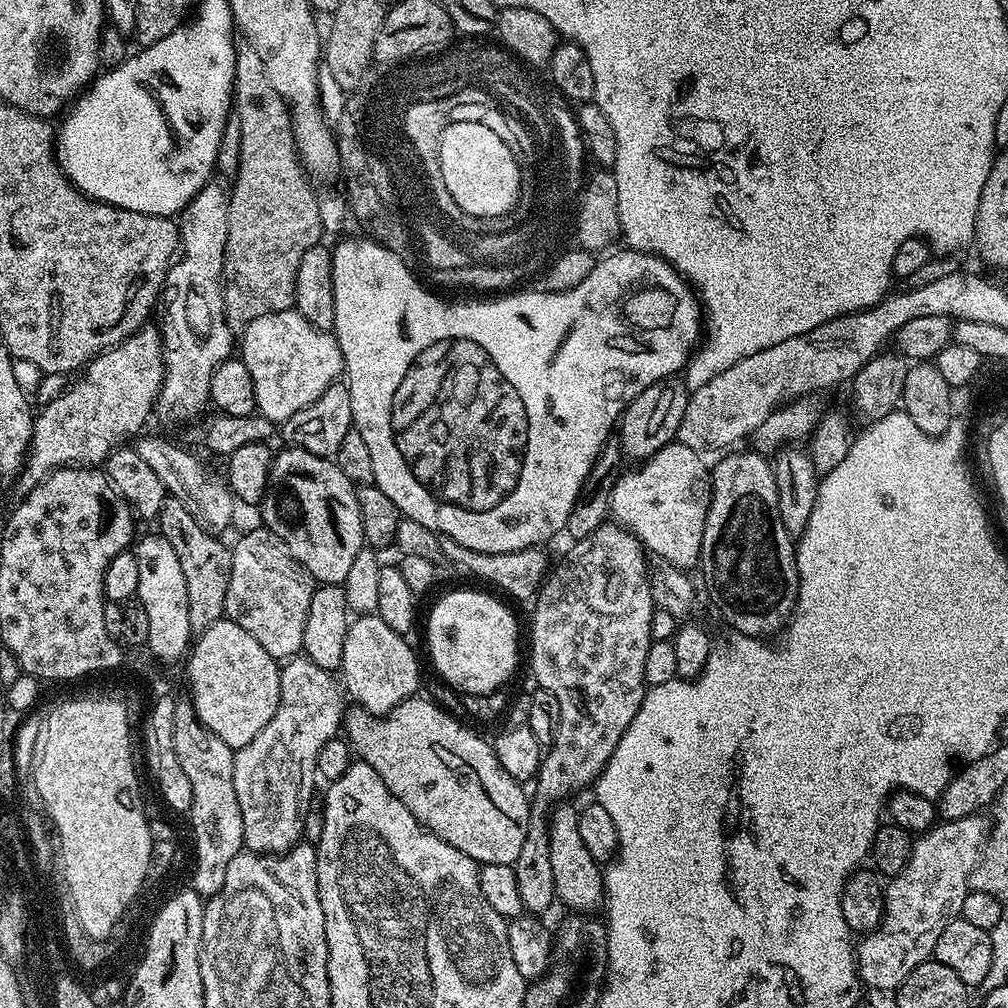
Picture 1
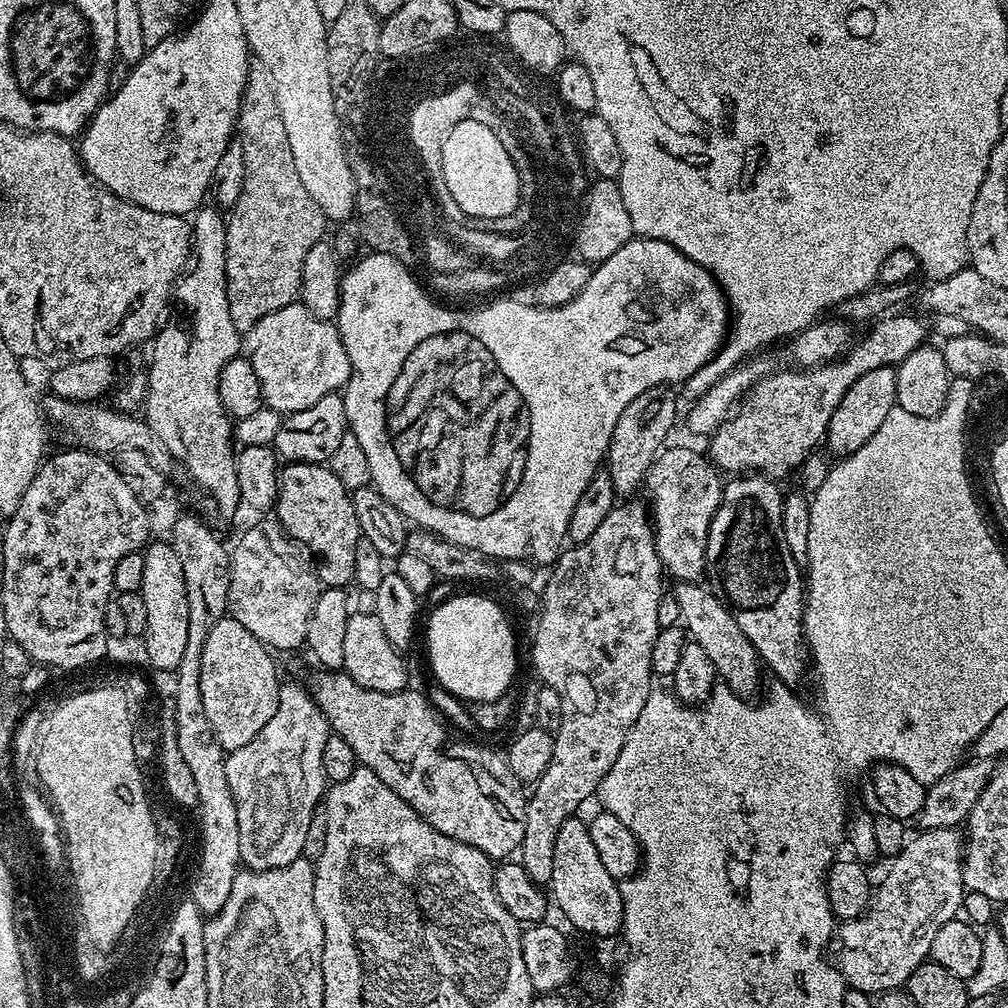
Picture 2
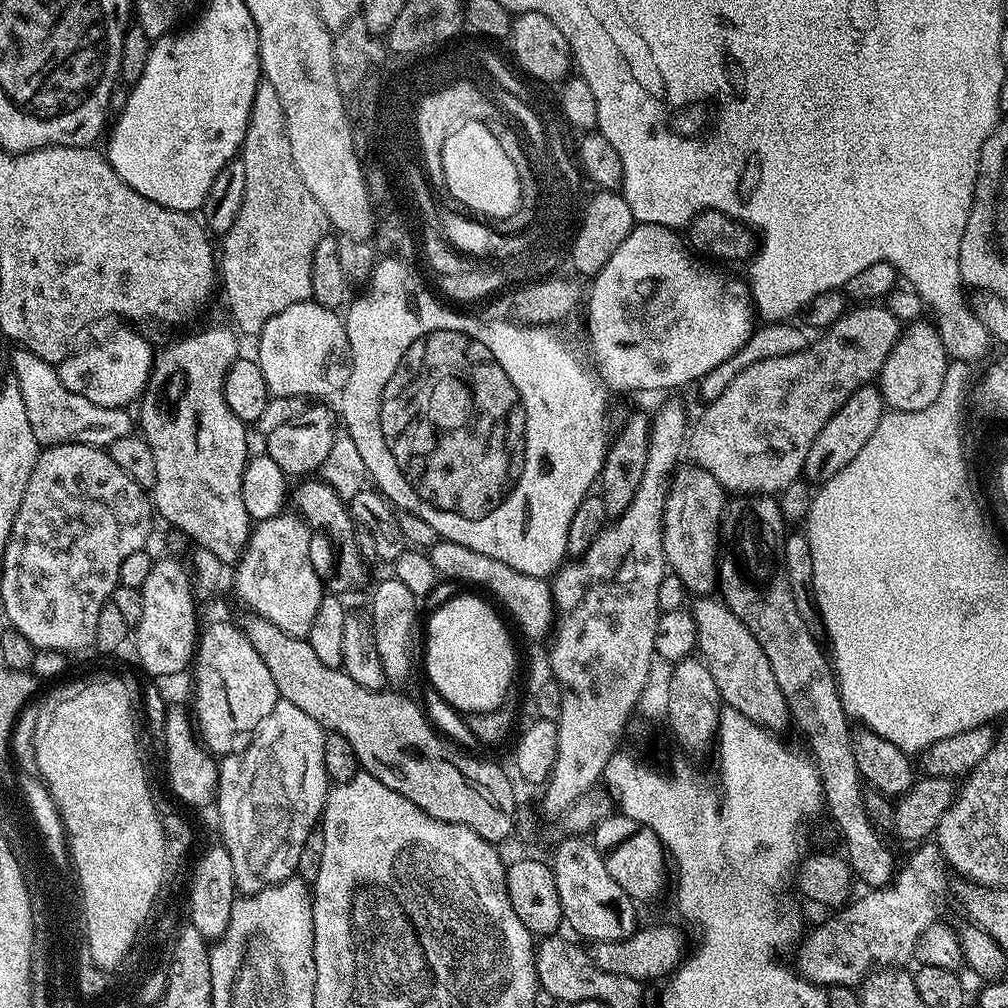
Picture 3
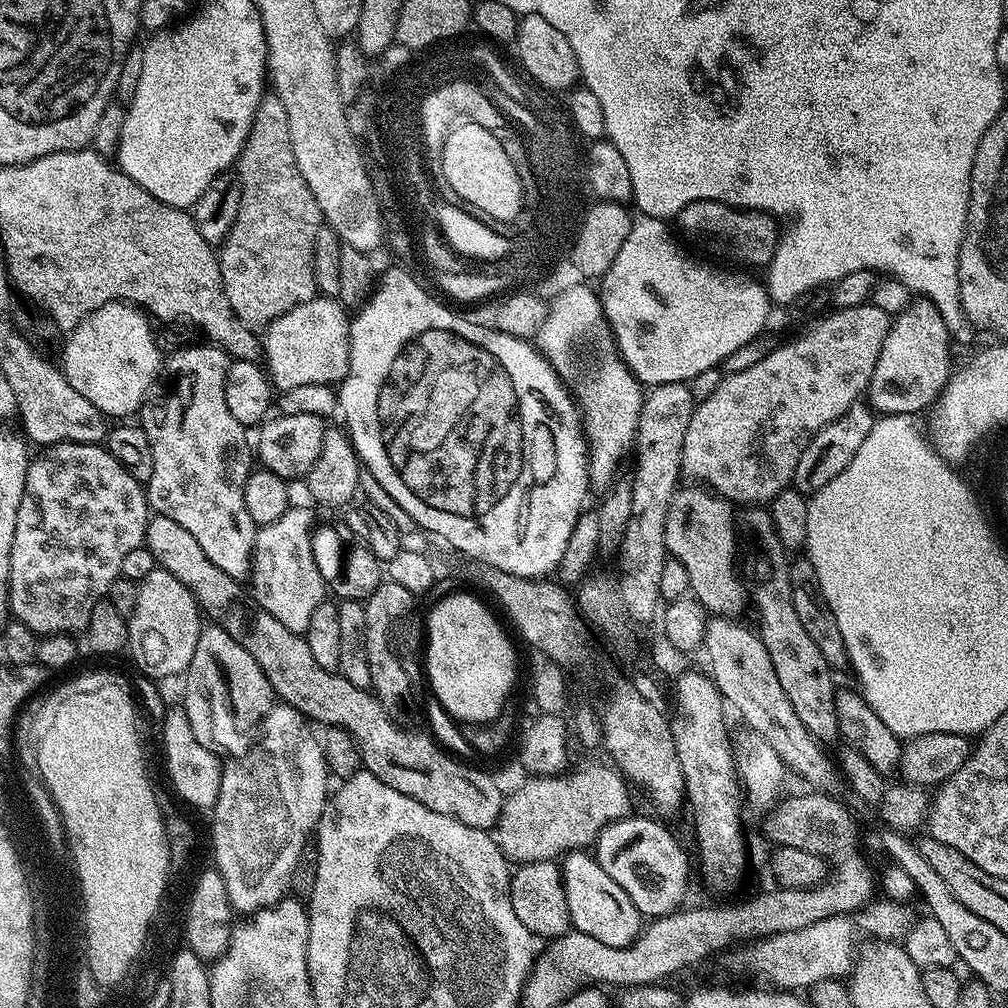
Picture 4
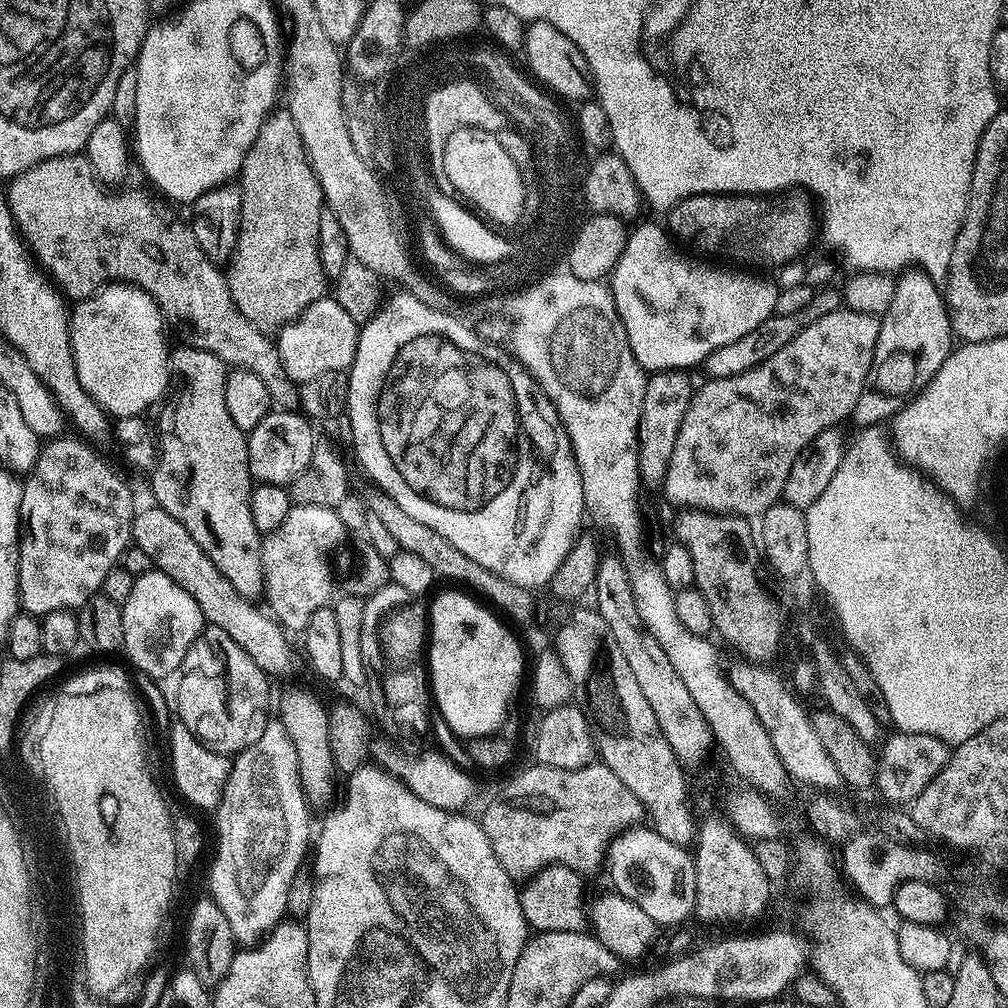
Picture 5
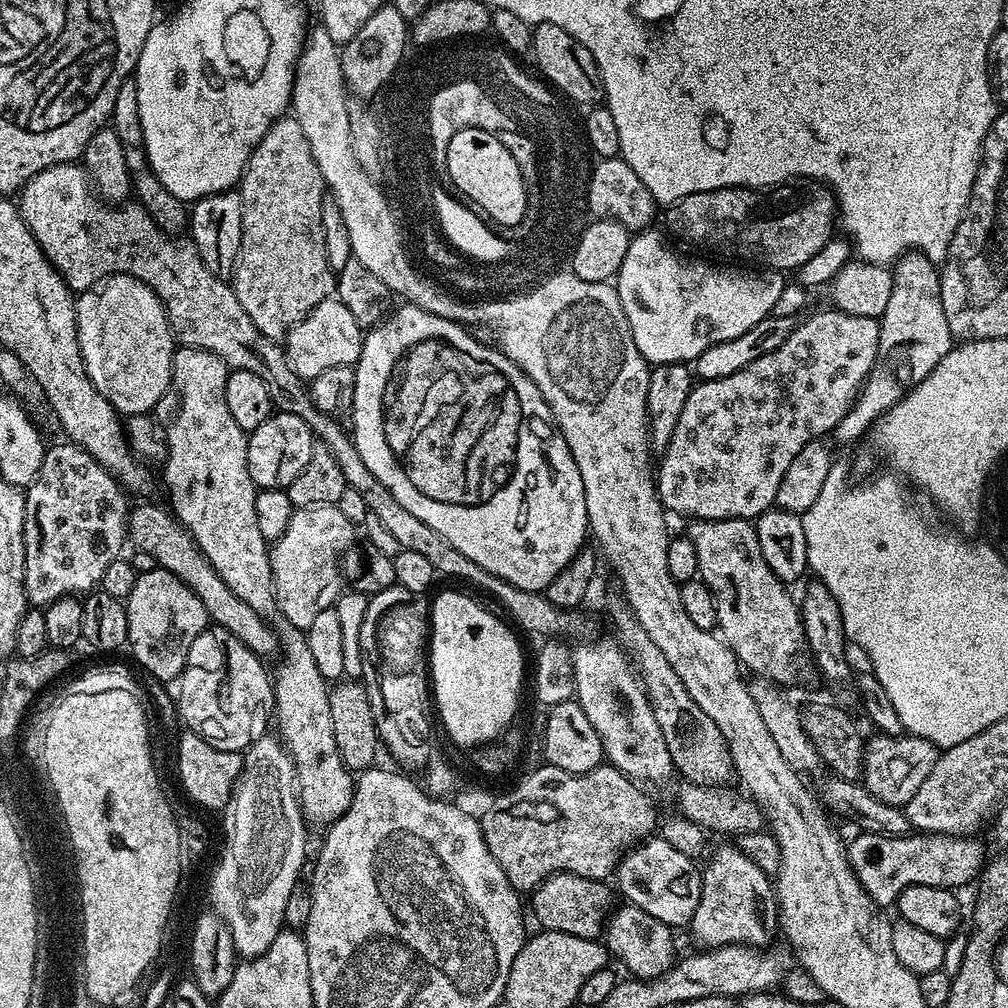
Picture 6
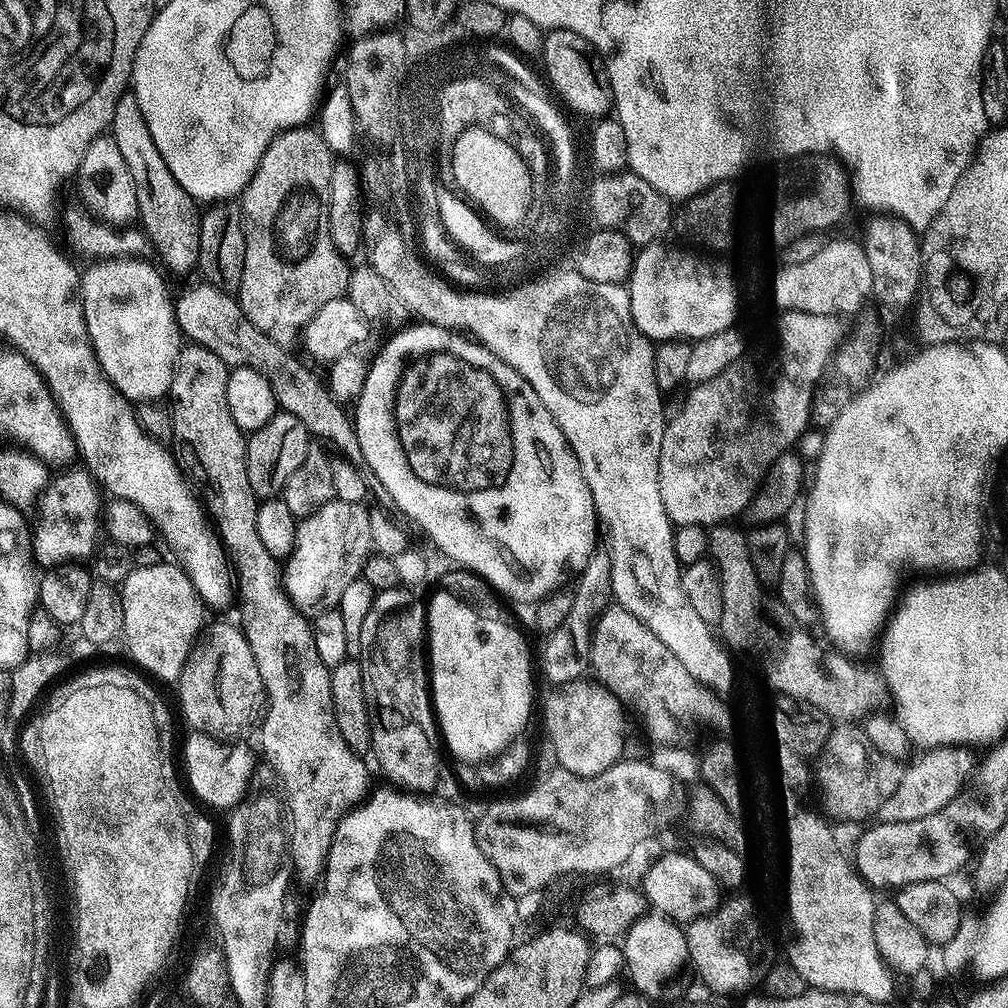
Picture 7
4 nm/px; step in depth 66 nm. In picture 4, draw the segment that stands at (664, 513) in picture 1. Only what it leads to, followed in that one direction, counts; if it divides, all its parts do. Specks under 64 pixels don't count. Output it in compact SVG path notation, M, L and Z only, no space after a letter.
M699 483L686 484L677 487L668 507L667 555L686 568L691 595L709 614L740 618L744 607L749 607L750 597L743 579L738 575L738 537L733 505Z

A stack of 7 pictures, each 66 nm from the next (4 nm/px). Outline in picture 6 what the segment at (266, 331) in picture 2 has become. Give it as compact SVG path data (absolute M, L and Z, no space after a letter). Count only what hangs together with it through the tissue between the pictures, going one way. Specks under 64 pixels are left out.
M337 298L322 301L304 320L300 320L288 331L286 355L288 364L301 380L311 382L316 376L334 366L355 365L364 345L362 328L350 314L350 310Z

